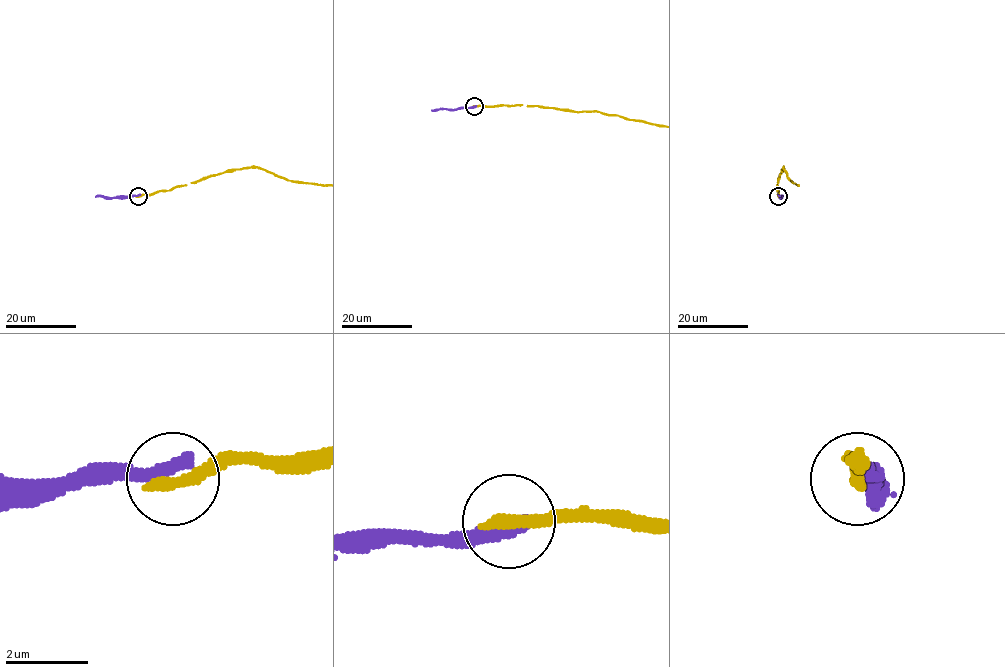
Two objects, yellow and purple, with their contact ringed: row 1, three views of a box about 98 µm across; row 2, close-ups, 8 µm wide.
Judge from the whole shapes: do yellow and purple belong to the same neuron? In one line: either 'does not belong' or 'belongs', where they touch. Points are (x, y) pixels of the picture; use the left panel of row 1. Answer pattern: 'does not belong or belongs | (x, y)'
does not belong | (138, 196)

